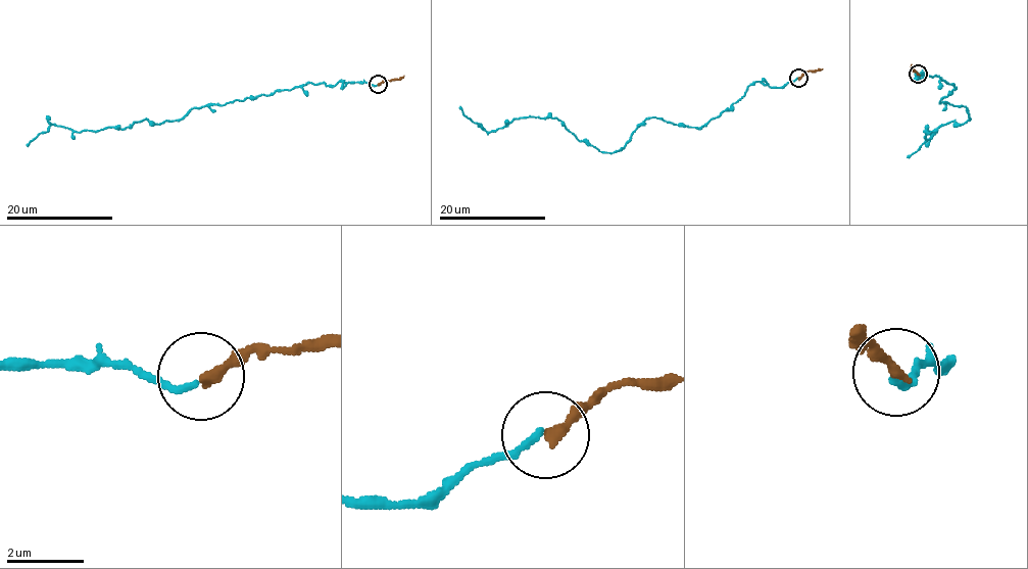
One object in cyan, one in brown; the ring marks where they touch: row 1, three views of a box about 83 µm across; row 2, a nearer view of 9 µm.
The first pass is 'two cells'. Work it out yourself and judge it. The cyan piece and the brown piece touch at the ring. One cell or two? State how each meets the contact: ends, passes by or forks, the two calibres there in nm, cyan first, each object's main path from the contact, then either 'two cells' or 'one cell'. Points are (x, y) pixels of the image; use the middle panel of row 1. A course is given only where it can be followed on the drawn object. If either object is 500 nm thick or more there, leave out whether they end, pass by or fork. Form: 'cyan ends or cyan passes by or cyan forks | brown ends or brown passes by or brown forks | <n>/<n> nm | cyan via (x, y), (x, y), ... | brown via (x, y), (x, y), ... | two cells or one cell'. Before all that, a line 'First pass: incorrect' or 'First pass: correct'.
First pass: incorrect
cyan ends | brown ends | 170/260 nm | cyan via (797, 78), (755, 81), (698, 128), (647, 117), (614, 152), (556, 119), (485, 131), (460, 105) | brown via (798, 78), (808, 72), (822, 69) | one cell

